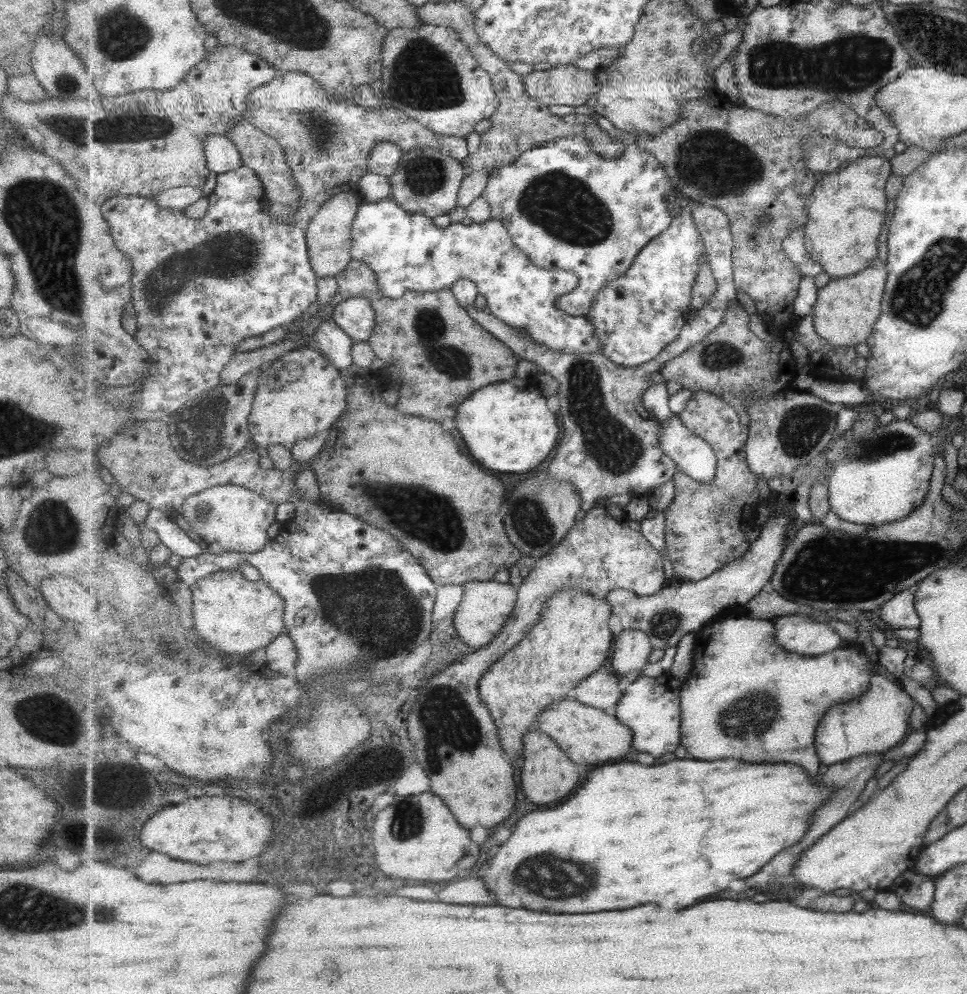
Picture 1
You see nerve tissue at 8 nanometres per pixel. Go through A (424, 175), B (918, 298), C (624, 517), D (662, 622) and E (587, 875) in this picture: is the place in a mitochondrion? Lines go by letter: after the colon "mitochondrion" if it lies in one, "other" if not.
A: mitochondrion
B: mitochondrion
C: other
D: mitochondrion
E: mitochondrion

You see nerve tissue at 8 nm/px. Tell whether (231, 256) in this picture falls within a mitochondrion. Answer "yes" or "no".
yes

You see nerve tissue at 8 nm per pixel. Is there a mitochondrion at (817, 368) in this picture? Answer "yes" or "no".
no

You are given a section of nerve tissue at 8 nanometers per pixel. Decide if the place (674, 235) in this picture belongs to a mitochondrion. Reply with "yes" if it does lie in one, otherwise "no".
no

